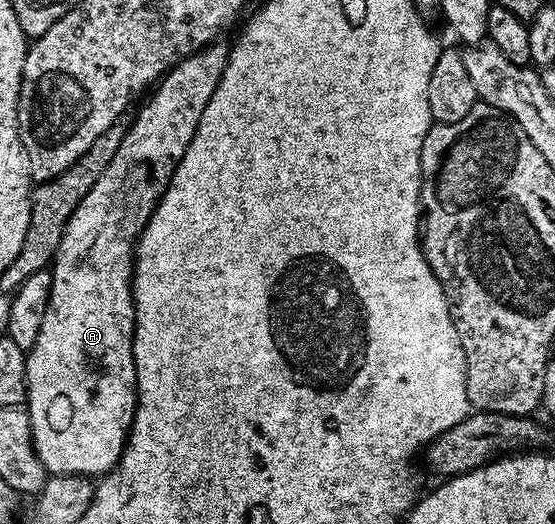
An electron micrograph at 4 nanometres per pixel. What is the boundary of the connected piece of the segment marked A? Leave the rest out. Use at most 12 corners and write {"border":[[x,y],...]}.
{"border":[[228,45],[176,63],[69,217],[27,352],[51,475],[135,416],[135,245]]}

